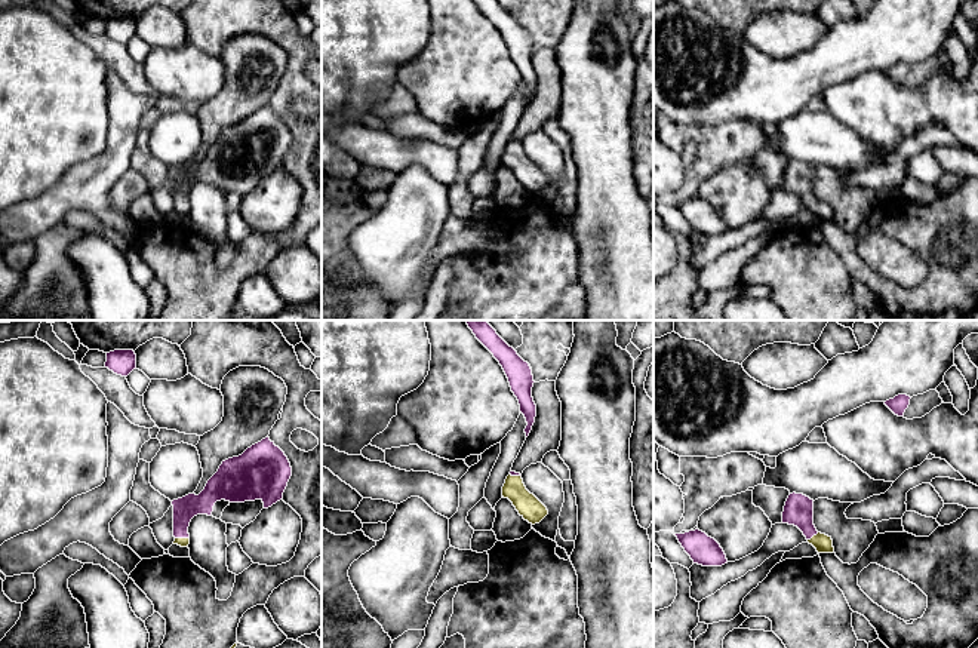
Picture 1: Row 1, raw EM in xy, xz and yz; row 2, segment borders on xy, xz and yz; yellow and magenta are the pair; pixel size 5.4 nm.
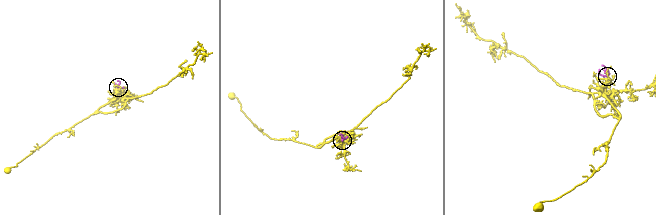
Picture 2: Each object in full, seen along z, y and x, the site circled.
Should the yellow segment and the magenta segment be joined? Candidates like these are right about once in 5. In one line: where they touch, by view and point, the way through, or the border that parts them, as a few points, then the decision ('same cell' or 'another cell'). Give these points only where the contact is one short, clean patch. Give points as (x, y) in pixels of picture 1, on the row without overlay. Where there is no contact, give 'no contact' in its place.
meets yellow in yz at (814, 203); runs through yz (823, 211), (814, 203), (799, 177); same cell

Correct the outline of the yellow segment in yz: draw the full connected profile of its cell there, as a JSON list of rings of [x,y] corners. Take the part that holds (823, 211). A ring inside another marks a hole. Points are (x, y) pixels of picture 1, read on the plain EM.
[[[796,160],[790,162],[784,173],[782,191],[797,194],[818,221],[834,219],[831,205],[818,200],[814,193],[814,168],[809,165]]]

